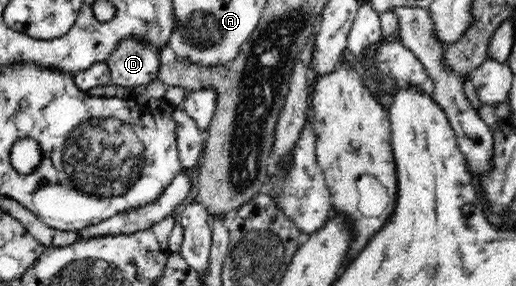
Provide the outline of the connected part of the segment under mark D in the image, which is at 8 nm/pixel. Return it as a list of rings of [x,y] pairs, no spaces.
[[[135,37],[128,38],[108,57],[106,64],[110,68],[112,83],[135,88],[157,79],[162,65],[161,51],[150,48]]]

